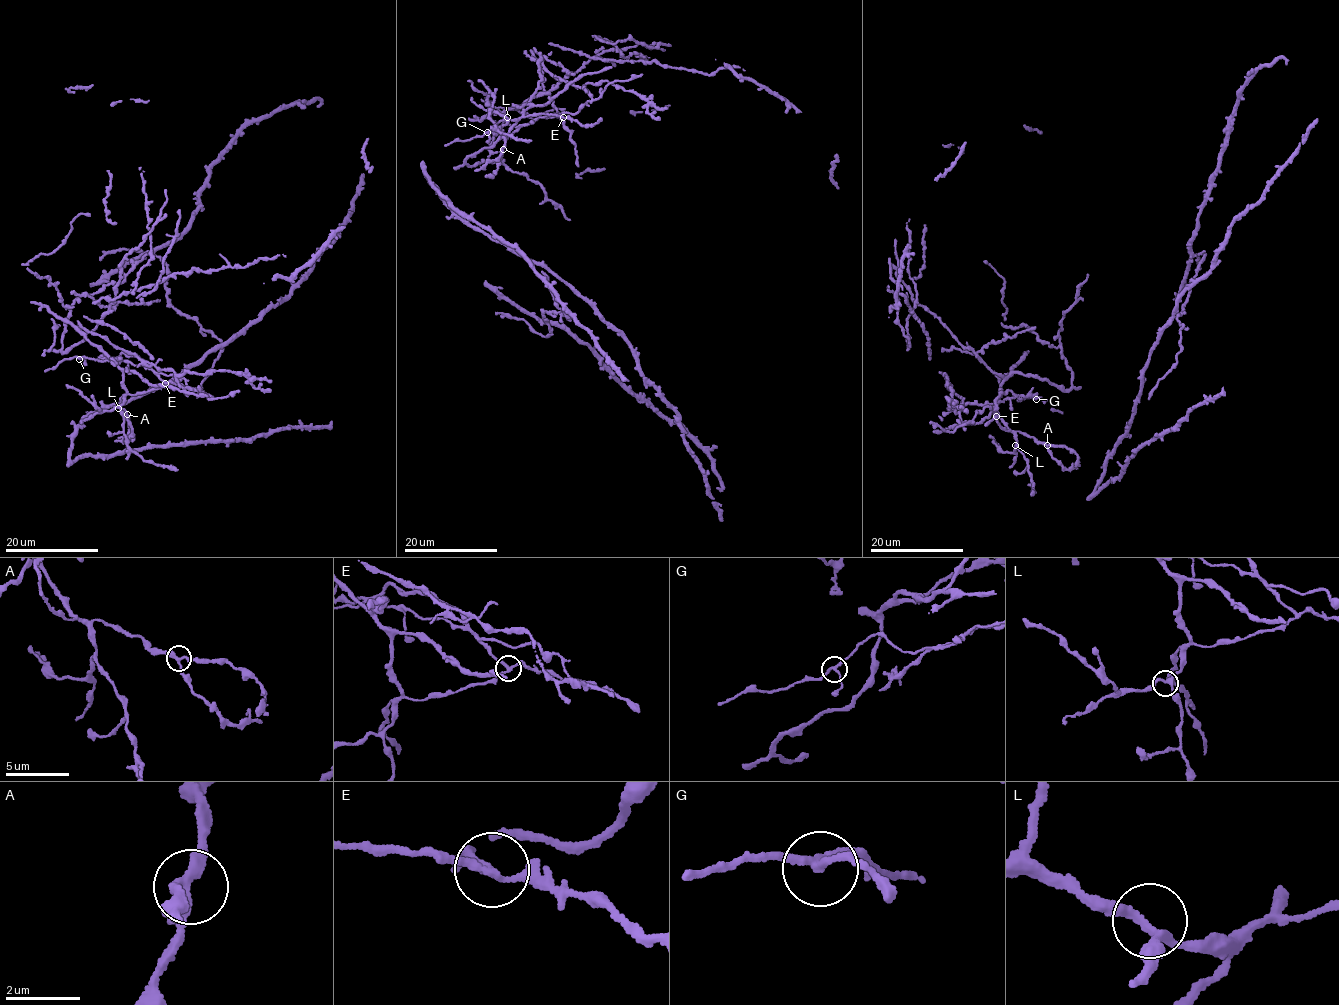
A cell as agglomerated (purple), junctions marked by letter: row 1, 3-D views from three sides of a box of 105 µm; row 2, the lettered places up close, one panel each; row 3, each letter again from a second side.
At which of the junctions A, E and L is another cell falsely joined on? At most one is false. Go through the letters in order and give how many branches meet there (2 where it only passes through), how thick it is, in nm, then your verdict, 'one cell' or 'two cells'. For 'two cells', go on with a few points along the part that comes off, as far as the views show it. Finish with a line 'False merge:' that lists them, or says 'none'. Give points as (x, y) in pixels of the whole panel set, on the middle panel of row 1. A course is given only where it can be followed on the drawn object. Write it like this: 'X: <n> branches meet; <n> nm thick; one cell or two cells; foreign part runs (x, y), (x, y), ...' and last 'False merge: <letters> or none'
A: 3 branches meet; 240 nm thick; one cell
E: 3 branches meet; 200 nm thick; two cells; foreign part runs (563, 117), (550, 114), (537, 117), (529, 124), (511, 127), (502, 121), (482, 135), (445, 145)
L: 3 branches meet; 220 nm thick; one cell
False merge: E

